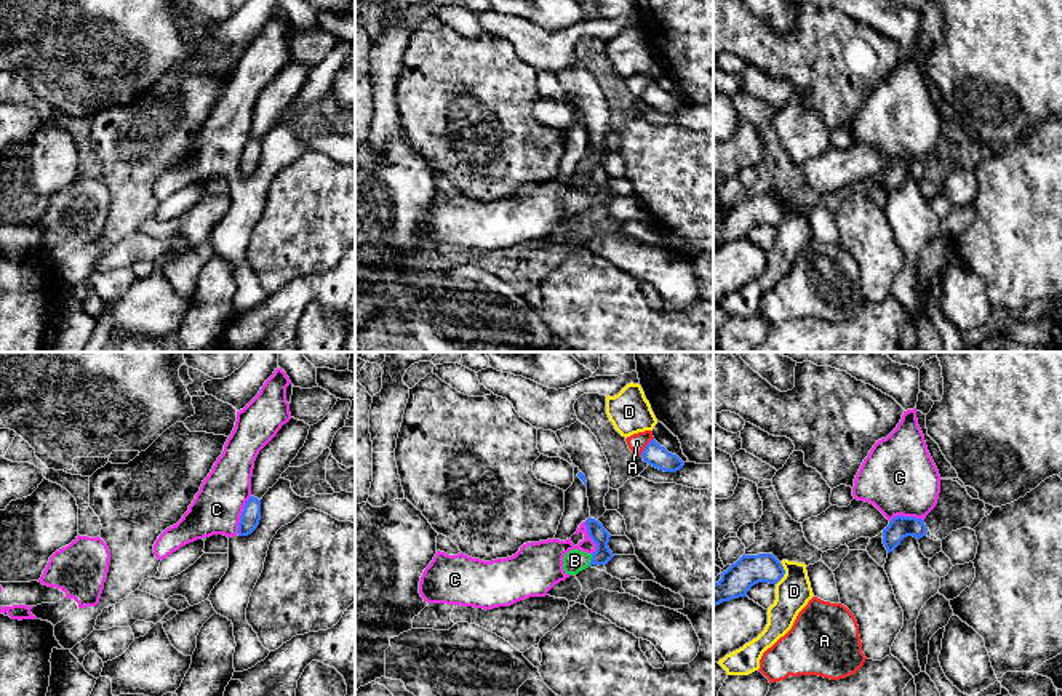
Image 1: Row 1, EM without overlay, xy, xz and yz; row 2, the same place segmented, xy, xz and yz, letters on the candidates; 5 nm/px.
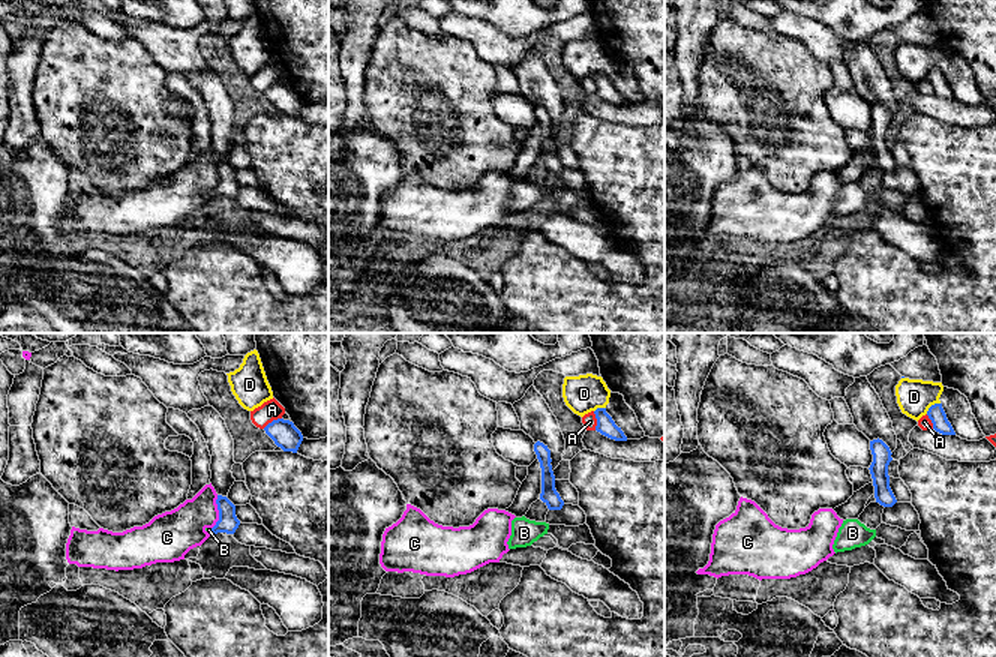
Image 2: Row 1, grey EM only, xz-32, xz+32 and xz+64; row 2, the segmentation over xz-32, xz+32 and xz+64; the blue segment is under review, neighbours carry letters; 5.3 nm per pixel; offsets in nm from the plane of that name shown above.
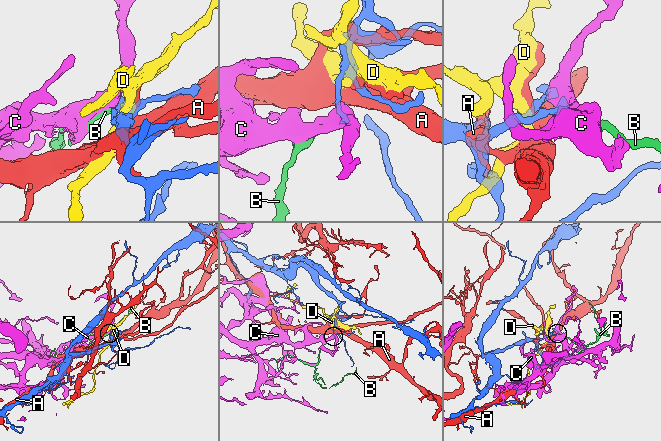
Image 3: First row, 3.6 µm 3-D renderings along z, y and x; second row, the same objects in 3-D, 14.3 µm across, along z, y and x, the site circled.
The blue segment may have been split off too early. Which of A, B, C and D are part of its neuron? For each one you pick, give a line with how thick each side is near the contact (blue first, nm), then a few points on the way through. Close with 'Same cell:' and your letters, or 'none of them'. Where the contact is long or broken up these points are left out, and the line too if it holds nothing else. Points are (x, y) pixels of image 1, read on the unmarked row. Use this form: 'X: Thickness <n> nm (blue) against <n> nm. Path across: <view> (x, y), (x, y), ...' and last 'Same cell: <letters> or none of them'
B: Thickness 90 nm (blue) against 110 nm. Path across: xz (598, 176), (600, 192), (590, 202), (574, 202)
Same cell: B

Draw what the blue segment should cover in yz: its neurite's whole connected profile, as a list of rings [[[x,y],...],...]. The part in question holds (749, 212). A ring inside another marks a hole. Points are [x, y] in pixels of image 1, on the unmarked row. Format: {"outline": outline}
{"outline": [[[773,195],[742,197],[713,224],[713,250],[733,240],[747,238],[758,224],[777,226],[785,216],[782,205]]]}

